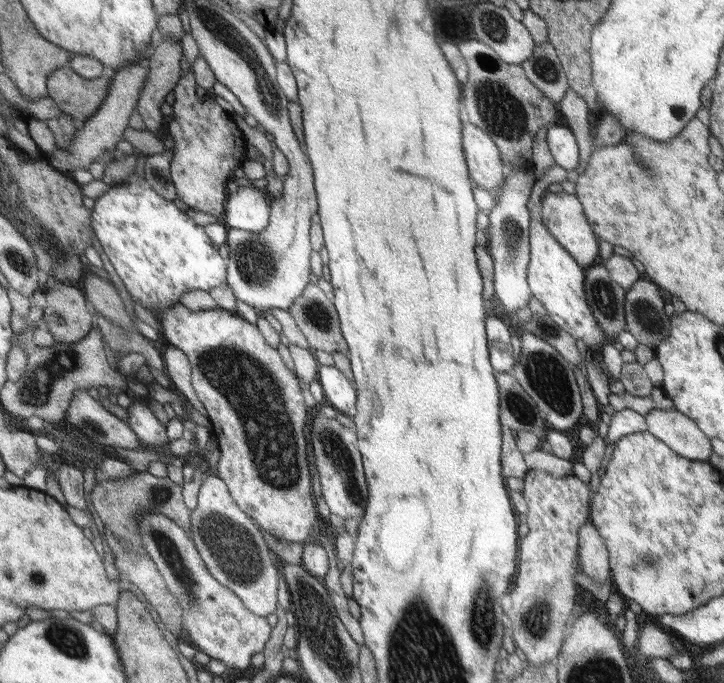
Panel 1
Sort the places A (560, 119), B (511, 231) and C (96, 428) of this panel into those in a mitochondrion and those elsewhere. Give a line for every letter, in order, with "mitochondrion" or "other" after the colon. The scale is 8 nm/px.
A: other
B: mitochondrion
C: mitochondrion

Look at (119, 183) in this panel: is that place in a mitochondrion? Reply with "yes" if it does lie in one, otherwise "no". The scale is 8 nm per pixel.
no

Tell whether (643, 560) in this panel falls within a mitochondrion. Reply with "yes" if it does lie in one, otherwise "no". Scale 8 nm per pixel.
yes

